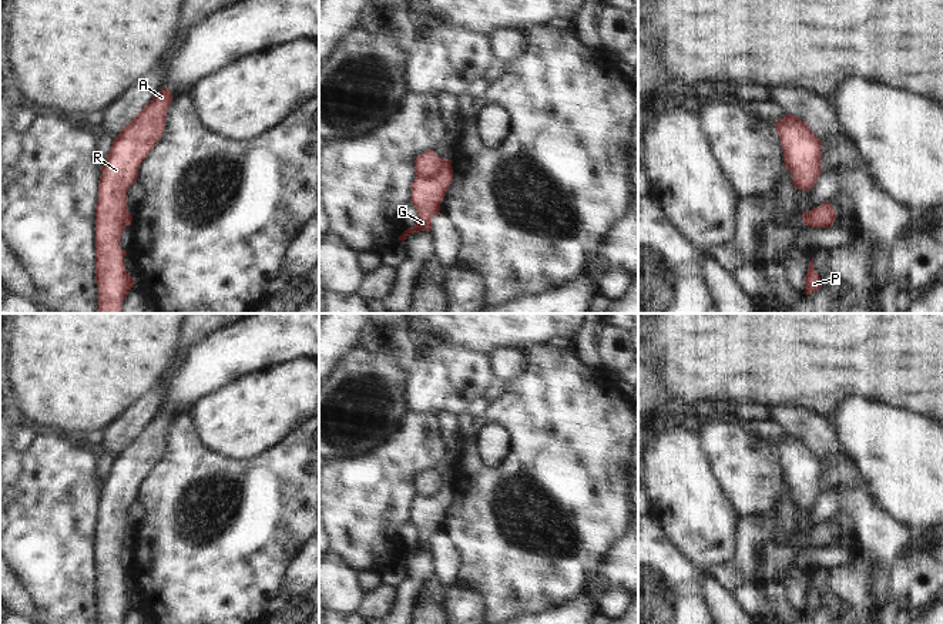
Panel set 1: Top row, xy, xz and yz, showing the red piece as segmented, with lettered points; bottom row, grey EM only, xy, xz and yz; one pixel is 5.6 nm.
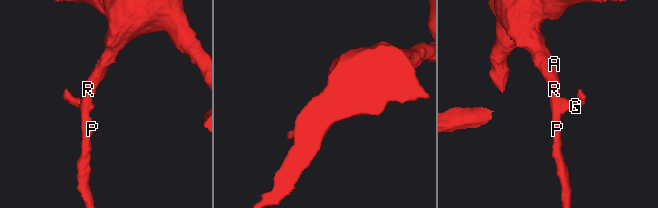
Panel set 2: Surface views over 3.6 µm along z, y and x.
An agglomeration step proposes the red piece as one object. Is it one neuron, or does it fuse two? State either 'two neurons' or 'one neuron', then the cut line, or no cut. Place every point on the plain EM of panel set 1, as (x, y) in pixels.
two neurons; cut xz (447, 479), (433, 493), (418, 497)

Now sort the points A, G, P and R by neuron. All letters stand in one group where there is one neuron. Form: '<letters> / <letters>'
A P R / G

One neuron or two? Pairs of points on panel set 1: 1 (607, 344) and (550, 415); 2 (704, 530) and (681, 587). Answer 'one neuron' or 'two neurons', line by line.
1: two neurons
2: two neurons

